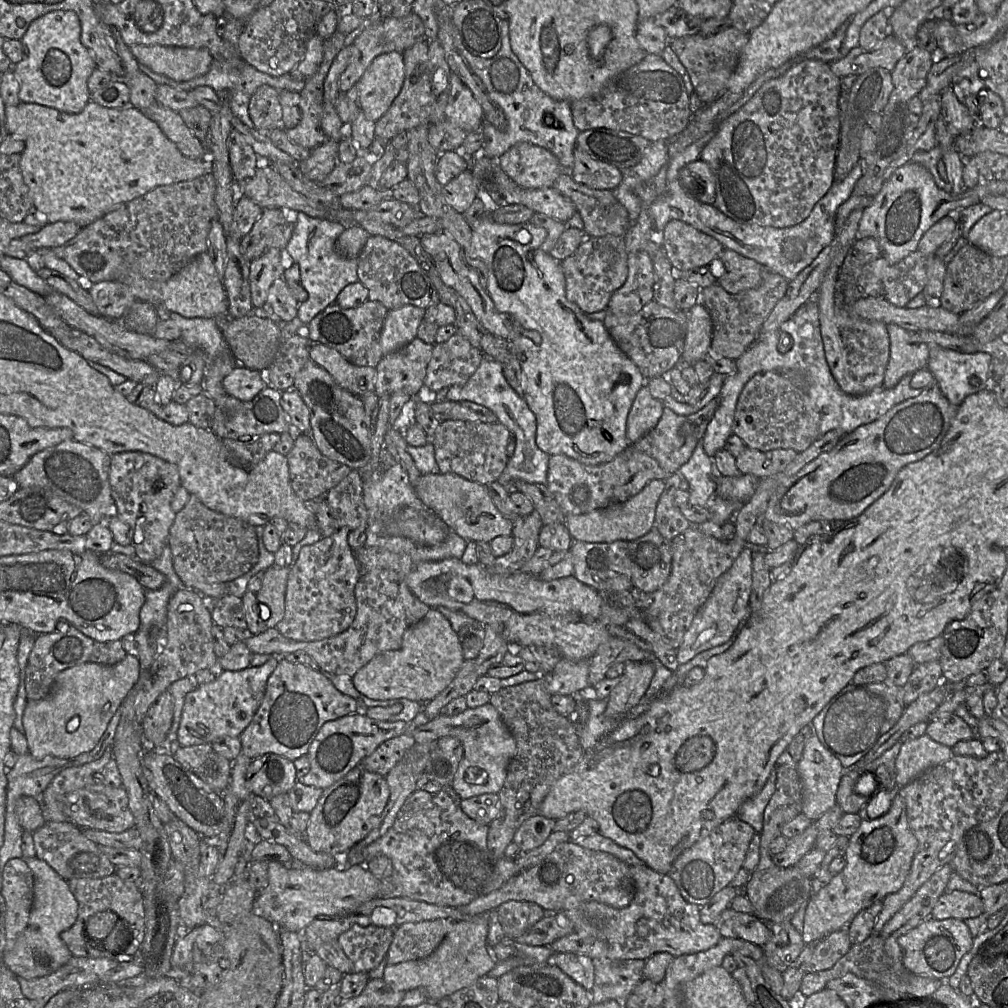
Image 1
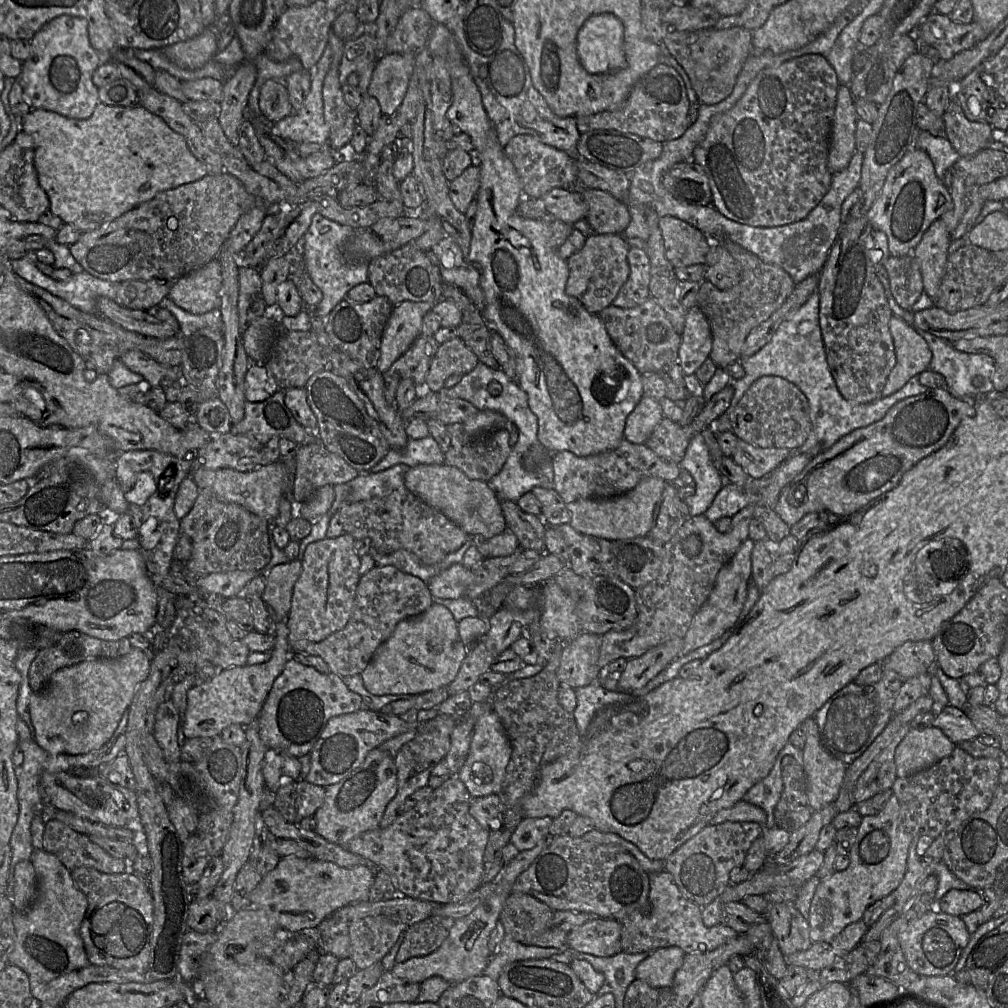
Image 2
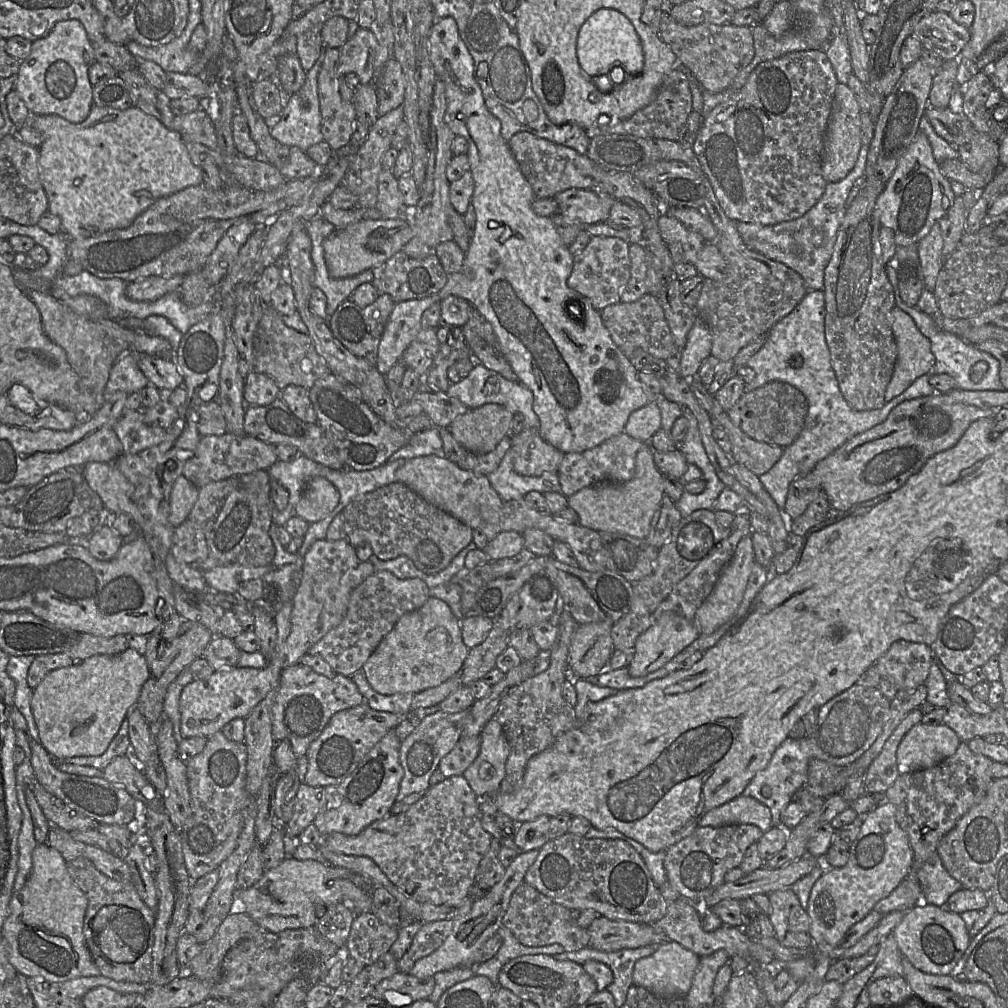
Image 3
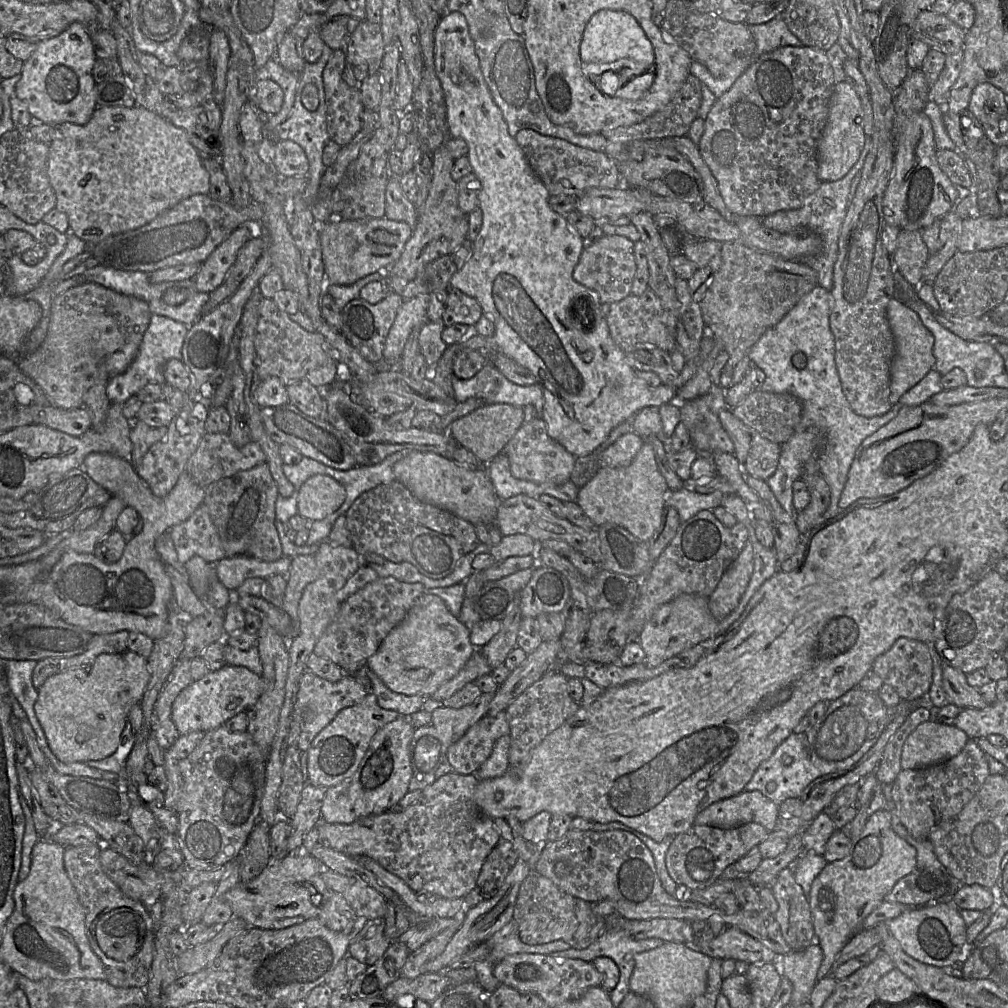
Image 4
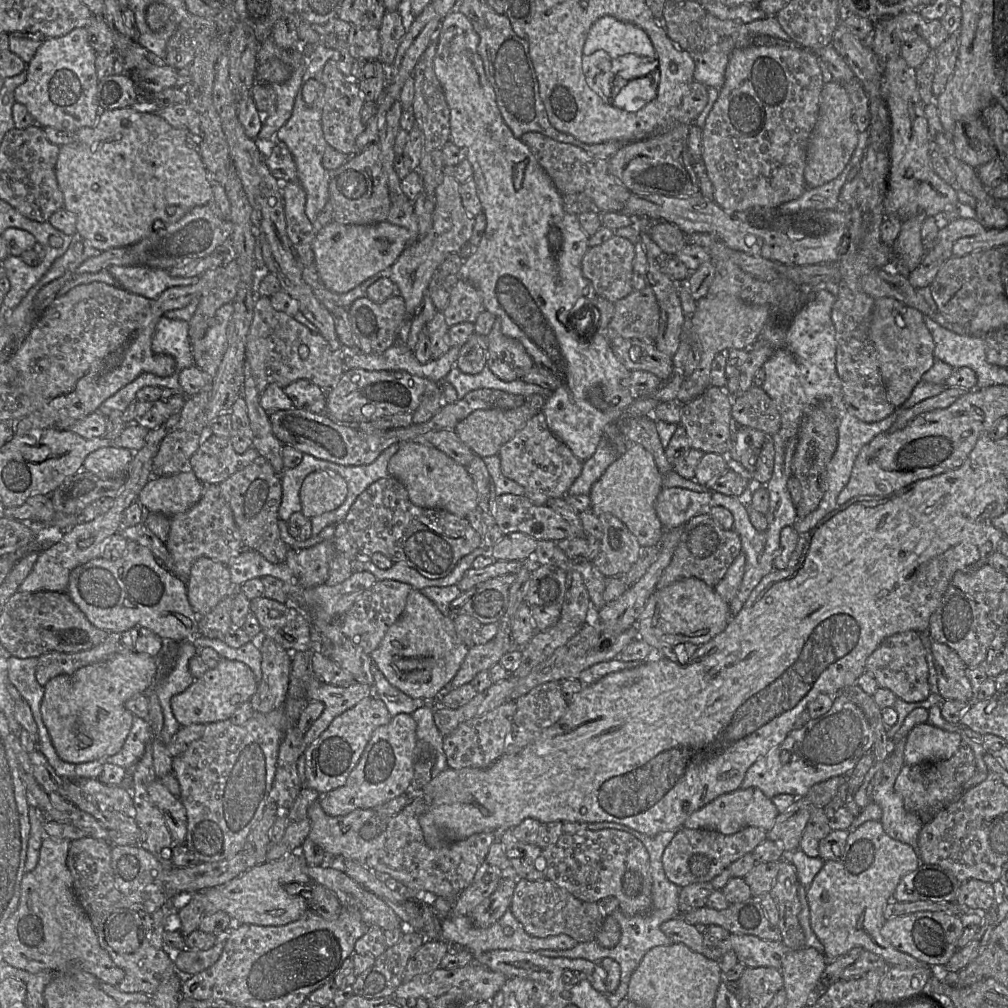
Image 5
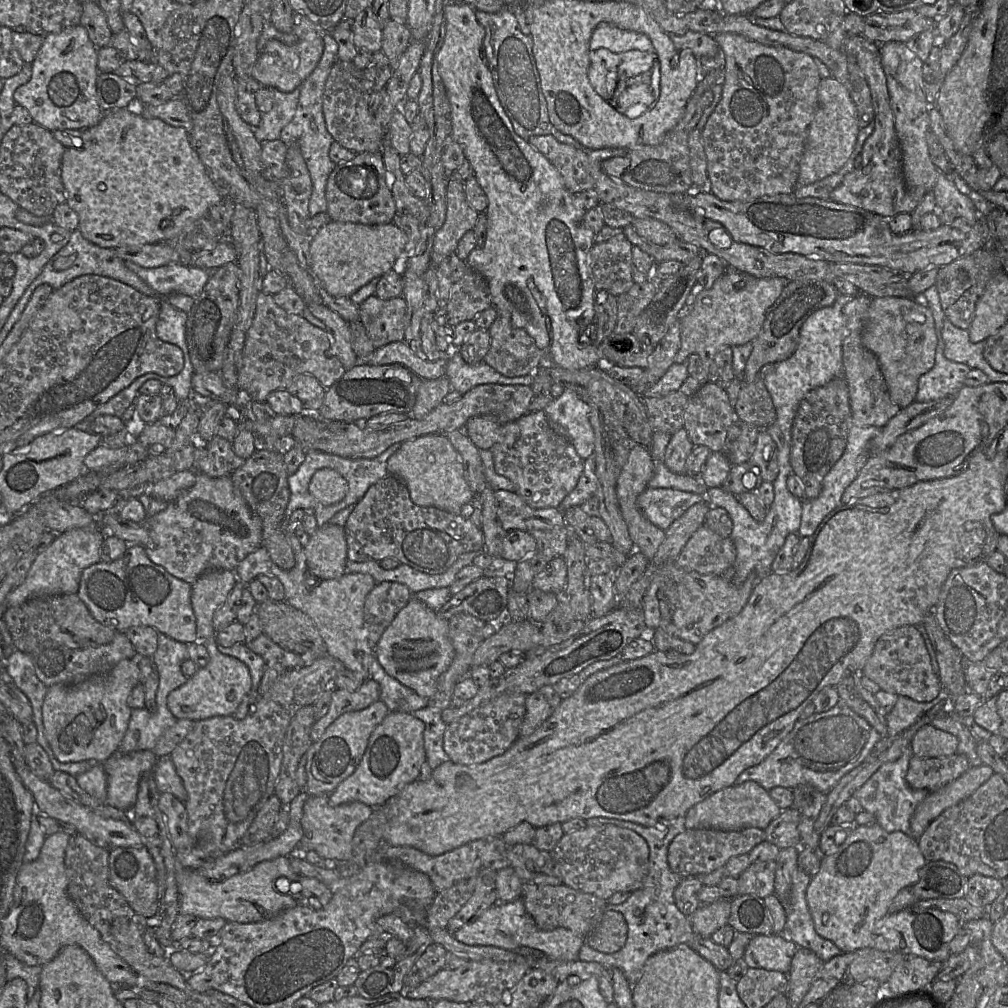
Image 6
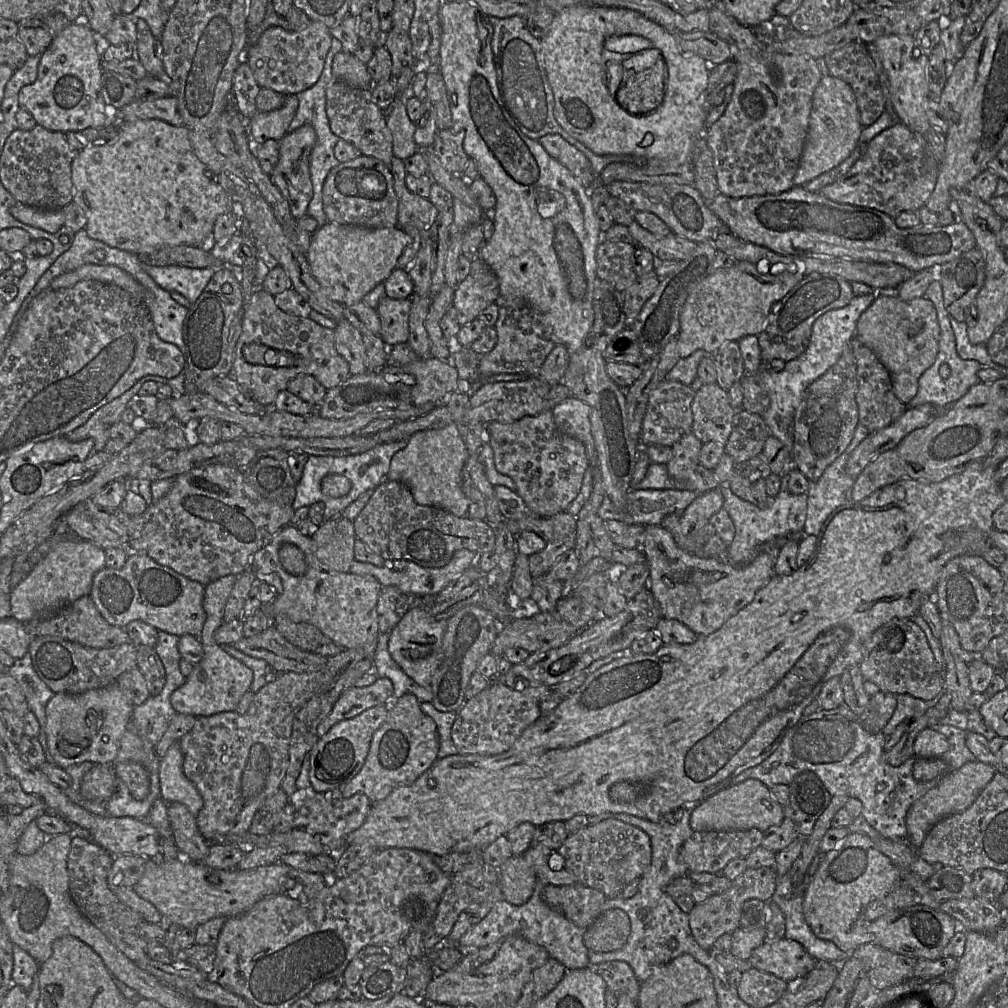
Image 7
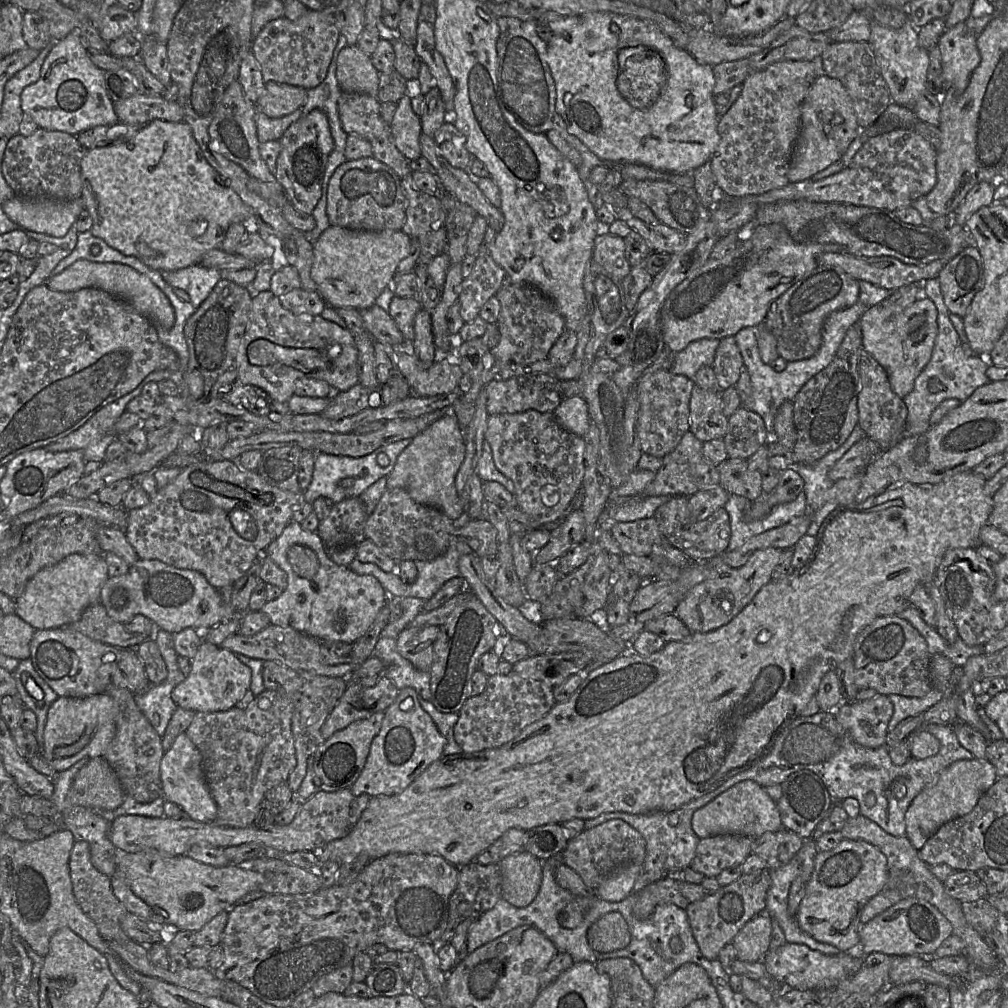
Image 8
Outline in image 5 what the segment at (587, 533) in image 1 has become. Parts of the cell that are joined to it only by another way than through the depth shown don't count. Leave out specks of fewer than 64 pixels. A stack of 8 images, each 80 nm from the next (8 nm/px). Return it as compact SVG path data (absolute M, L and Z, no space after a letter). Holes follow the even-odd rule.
M627 444L626 451L608 466L591 487L591 512L597 517L604 513L614 515L635 536L641 547L654 546L664 534L655 510L656 499L662 489L662 475L652 454L640 444Z

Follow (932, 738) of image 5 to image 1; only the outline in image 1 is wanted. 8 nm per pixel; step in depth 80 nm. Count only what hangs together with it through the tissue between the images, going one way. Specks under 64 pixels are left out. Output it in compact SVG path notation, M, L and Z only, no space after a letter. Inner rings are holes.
M926 734L907 740L901 745L896 758L896 784L905 786L924 771L952 756L950 747L934 741Z

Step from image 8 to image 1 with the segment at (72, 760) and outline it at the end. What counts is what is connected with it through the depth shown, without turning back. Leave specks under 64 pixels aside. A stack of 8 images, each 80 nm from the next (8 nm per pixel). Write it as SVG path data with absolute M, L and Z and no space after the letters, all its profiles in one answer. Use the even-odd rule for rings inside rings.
M127 654L122 661L114 665L85 662L59 672L49 695L41 700L27 701L25 707L23 727L31 756L37 760L47 756L75 758L93 750L105 733L112 717L138 681L139 676L139 659L132 654Z

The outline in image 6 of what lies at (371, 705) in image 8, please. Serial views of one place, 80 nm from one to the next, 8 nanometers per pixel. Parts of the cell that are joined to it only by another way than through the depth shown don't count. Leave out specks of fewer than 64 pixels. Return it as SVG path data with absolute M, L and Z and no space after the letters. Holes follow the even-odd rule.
M371 678L365 680L355 691L334 688L327 713L312 726L312 742L318 741L327 727L342 714L363 710L379 699L380 686Z

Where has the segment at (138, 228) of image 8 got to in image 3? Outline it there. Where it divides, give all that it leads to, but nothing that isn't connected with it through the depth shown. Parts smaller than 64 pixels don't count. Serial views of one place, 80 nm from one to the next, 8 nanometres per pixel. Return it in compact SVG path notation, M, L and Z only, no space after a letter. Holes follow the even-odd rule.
M93 105L88 117L80 123L71 123L57 115L31 115L27 124L39 131L42 143L39 148L39 178L48 199L47 212L56 215L61 220L62 231L68 238L90 238L114 229L123 229L131 225L135 218L161 197L171 195L184 188L197 186L203 182L202 171L193 164L186 143L179 131L168 129L162 122L152 115L131 106L125 110L106 106Z

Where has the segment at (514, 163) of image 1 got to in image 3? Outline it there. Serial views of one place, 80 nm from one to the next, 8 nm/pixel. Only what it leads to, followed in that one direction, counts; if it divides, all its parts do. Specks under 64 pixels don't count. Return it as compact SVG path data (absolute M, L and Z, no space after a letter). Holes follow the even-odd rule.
M527 131L513 135L508 144L536 199L554 198L558 193L571 188L594 187L594 169L598 165L586 154L580 154L572 148L536 137Z

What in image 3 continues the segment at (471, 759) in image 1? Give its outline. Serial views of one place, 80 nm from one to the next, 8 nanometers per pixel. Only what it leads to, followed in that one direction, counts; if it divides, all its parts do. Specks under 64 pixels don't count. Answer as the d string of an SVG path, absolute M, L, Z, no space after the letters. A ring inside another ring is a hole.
M493 717L480 733L480 752L464 771L463 777L479 797L488 797L500 790L505 777L510 746L498 720Z

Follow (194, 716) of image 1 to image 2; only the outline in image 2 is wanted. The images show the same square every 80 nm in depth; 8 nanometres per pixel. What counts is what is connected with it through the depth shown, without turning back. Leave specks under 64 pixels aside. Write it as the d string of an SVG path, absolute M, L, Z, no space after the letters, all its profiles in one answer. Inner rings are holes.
M285 620L275 623L275 643L266 662L218 669L210 680L195 684L188 690L186 709L182 718L179 717L179 727L182 729L184 739L213 738L231 724L245 727L257 719L275 679L281 674L292 654L288 634Z

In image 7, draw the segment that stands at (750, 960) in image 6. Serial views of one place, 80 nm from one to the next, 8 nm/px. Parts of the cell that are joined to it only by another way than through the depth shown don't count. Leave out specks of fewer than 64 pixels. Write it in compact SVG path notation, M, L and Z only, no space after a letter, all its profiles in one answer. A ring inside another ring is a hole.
M786 938L766 940L748 959L751 967L795 985L805 978L819 963L805 948Z

